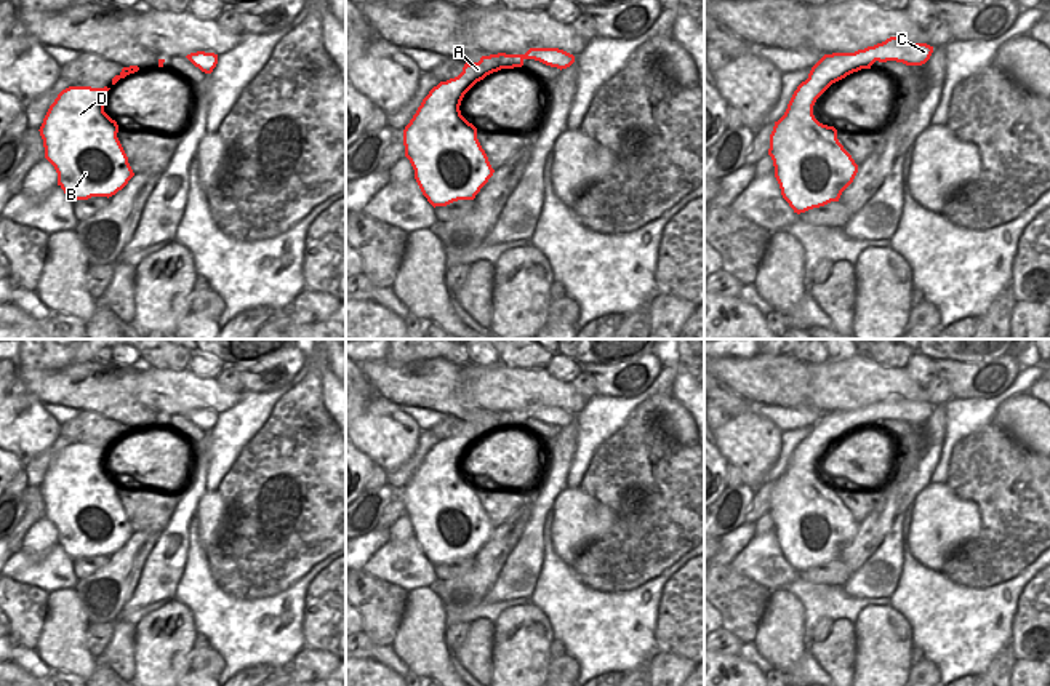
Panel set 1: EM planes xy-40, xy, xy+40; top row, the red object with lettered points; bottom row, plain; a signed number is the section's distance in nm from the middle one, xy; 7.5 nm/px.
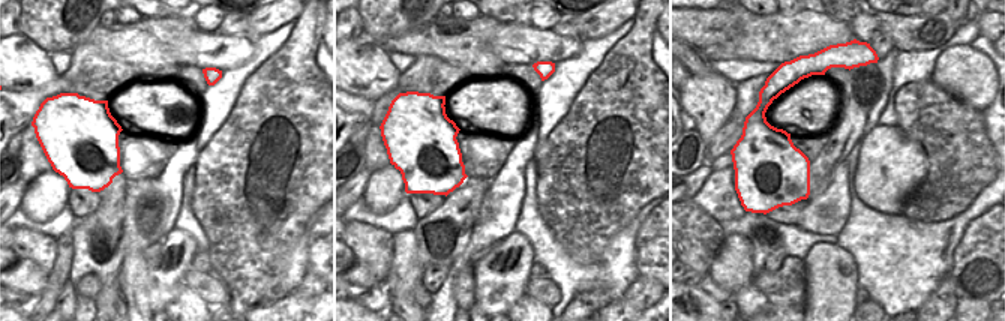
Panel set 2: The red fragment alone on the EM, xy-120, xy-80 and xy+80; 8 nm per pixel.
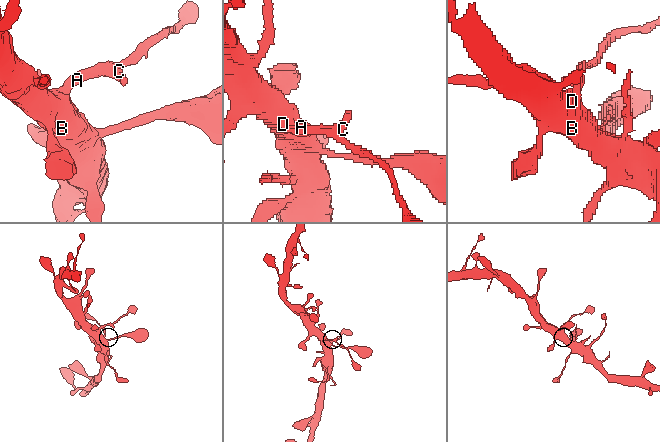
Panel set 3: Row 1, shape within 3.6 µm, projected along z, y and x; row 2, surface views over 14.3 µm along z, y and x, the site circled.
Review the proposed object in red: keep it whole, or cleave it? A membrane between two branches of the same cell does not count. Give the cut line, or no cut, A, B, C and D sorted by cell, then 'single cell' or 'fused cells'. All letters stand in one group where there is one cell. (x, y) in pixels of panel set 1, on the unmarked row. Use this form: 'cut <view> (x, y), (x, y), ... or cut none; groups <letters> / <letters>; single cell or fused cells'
cut xy+40 (807, 437), (820, 430), (831, 442); groups A C / B D; fused cells

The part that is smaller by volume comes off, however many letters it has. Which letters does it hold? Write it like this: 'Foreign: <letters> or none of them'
Foreign: A, C

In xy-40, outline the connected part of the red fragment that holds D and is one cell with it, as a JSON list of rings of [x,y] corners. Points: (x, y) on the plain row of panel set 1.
[[[69,445],[62,448],[50,464],[38,488],[45,516],[54,524],[58,544],[72,560],[91,555],[109,556],[134,534],[117,496],[118,483],[104,470],[104,457],[109,448],[107,445]]]

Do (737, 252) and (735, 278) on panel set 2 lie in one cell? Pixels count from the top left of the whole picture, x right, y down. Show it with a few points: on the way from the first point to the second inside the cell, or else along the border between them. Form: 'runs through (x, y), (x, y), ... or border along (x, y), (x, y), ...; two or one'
runs through (735, 258), (735, 272); one

